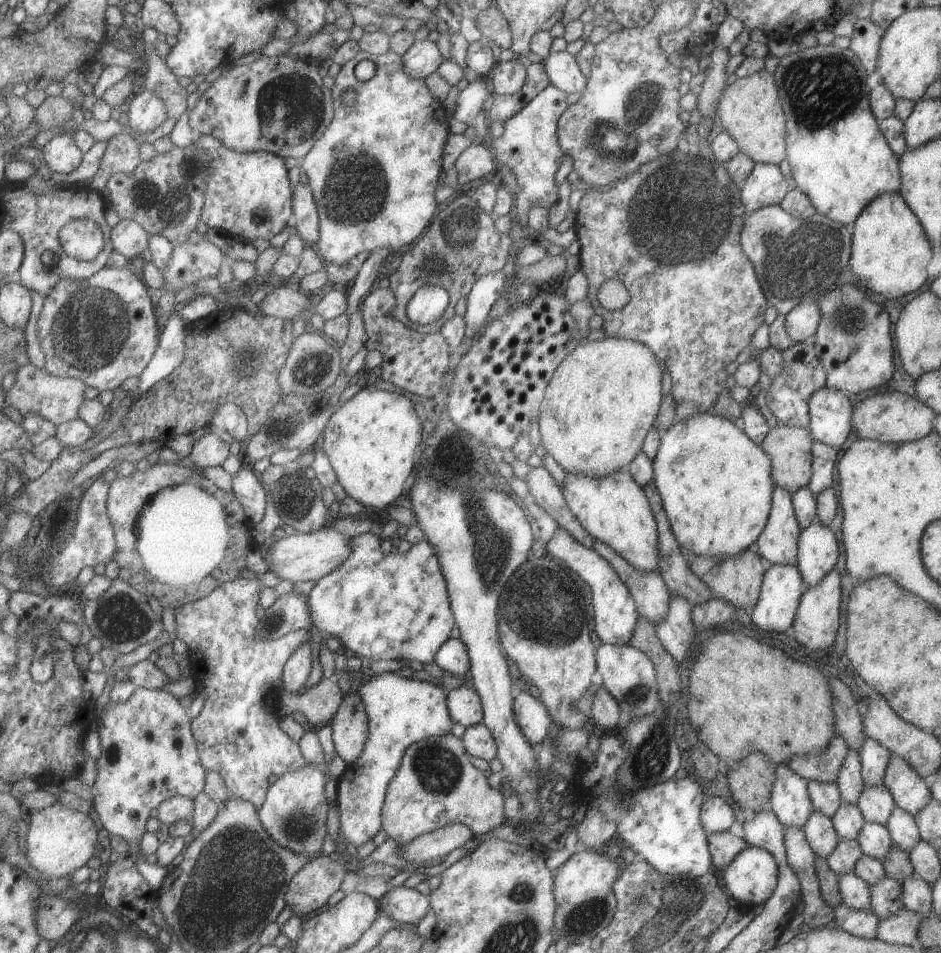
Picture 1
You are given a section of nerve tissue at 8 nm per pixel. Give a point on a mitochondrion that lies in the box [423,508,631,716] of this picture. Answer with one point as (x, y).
(558, 623)

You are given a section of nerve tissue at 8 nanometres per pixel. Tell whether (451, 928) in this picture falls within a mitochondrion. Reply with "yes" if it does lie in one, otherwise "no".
no

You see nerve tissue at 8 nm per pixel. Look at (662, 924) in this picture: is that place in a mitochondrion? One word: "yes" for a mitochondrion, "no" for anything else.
yes

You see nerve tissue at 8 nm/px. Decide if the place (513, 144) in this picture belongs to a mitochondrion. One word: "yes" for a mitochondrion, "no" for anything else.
no

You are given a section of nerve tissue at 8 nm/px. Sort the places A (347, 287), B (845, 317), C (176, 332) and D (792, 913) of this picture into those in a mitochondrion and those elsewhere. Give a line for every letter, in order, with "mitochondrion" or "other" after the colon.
A: other
B: mitochondrion
C: other
D: other

